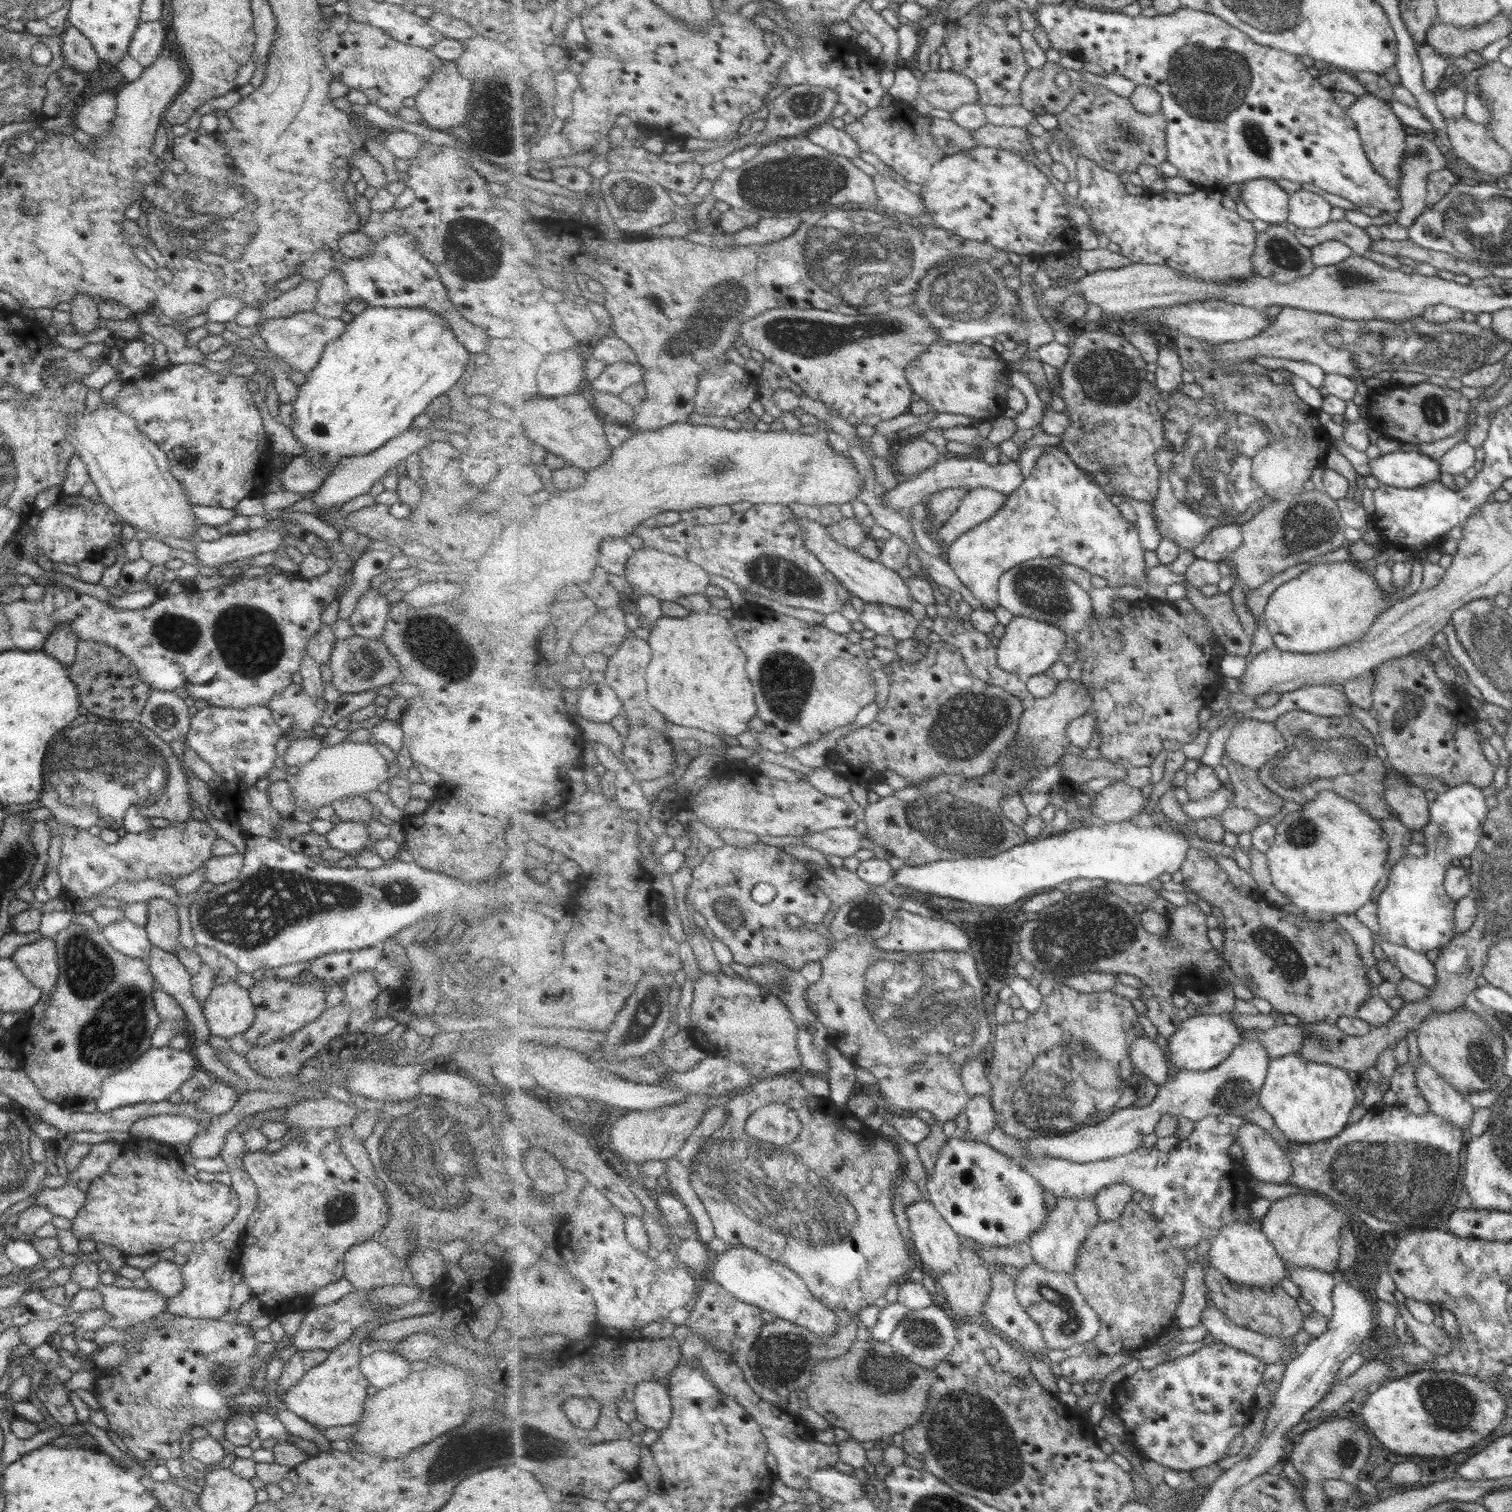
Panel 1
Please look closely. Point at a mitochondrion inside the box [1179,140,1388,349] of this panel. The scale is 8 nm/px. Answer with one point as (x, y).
(1282, 253)

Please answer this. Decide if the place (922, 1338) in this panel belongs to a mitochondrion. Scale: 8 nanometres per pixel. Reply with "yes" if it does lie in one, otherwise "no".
yes

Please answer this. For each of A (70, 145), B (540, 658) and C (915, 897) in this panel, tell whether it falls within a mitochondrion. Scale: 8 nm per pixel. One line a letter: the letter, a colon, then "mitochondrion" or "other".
A: other
B: other
C: other

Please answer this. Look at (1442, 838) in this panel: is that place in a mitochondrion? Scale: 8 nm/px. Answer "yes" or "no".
yes

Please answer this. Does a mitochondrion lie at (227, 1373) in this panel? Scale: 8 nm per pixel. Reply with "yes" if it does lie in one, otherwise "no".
yes

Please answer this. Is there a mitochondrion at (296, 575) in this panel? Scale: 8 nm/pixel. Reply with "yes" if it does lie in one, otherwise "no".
no

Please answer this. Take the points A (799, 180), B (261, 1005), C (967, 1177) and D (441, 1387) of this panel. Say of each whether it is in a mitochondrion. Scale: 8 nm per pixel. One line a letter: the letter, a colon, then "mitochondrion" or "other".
A: mitochondrion
B: other
C: other
D: other

